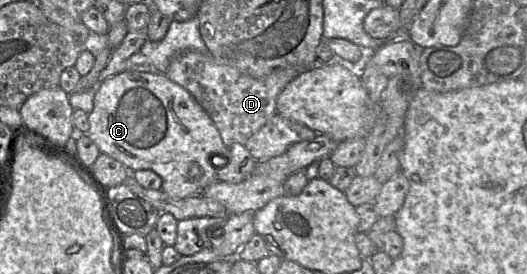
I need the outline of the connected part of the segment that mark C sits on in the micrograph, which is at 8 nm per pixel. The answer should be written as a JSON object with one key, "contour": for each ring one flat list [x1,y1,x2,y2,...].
{"contour":[[121,71,102,82,93,104,93,111,88,115,90,128,87,135,100,152,133,171,153,171,162,179,161,190,171,198,183,199,201,195,208,185,219,181,217,170,227,164,229,147,223,143,213,120,197,100,166,74,156,71]]}

